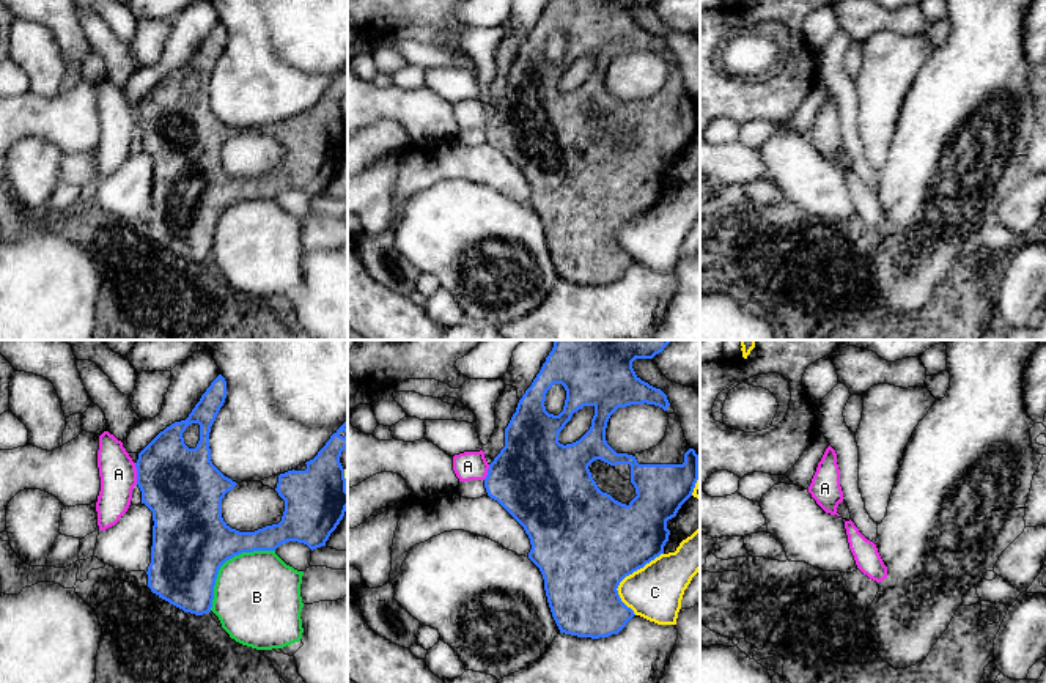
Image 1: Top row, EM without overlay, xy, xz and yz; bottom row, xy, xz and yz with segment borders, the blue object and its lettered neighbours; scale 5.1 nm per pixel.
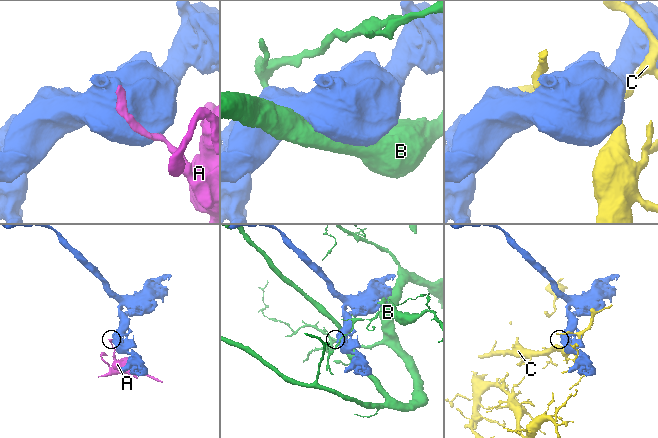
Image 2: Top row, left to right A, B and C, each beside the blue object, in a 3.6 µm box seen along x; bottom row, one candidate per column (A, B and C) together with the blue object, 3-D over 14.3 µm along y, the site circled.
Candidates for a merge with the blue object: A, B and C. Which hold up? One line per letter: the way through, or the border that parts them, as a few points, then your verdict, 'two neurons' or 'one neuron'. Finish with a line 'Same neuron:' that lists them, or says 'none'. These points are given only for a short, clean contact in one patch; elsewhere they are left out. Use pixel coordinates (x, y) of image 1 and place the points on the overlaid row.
A: two neurons
B: two neurons
C: two neurons
Same neuron: none

